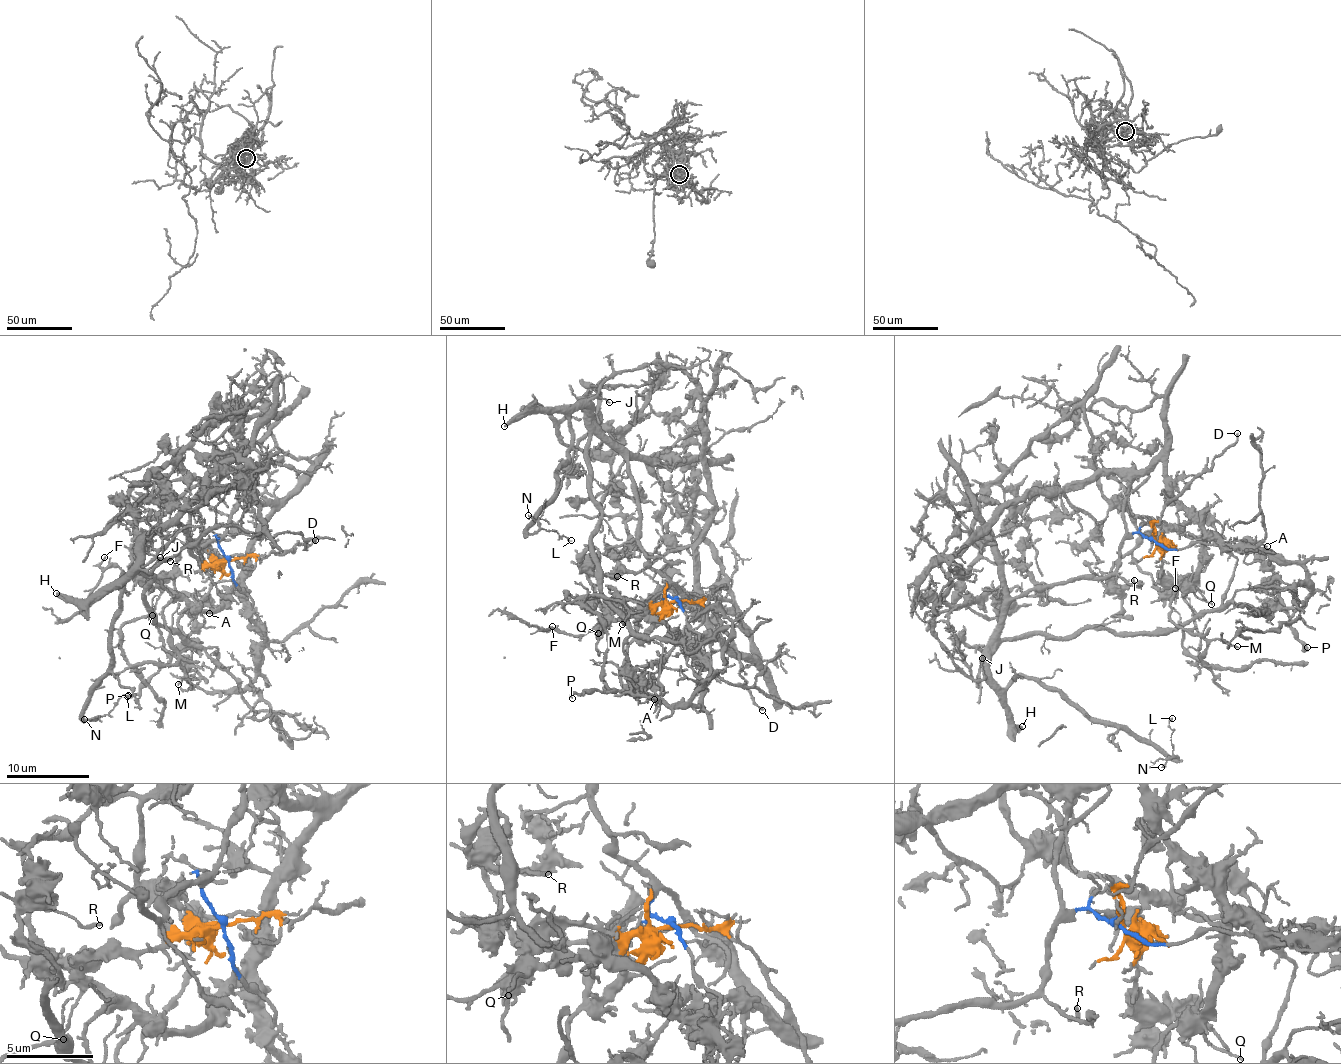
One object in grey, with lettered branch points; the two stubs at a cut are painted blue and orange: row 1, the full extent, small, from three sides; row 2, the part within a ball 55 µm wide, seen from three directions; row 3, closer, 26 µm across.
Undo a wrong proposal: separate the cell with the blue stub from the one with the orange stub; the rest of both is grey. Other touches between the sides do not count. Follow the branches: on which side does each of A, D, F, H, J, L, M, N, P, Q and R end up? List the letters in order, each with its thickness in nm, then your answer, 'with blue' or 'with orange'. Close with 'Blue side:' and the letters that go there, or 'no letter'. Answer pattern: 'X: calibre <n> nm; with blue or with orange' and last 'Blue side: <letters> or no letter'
A: calibre 90 nm; with orange
D: calibre 140 nm; with orange
F: calibre 150 nm; with orange
H: calibre 320 nm; with blue
J: calibre 110 nm; with blue
L: calibre 120 nm; with blue
M: calibre 130 nm; with orange
N: calibre 160 nm; with blue
P: calibre 260 nm; with orange
Q: calibre 130 nm; with orange
R: calibre 200 nm; with orange
Blue side: H, J, L, N

